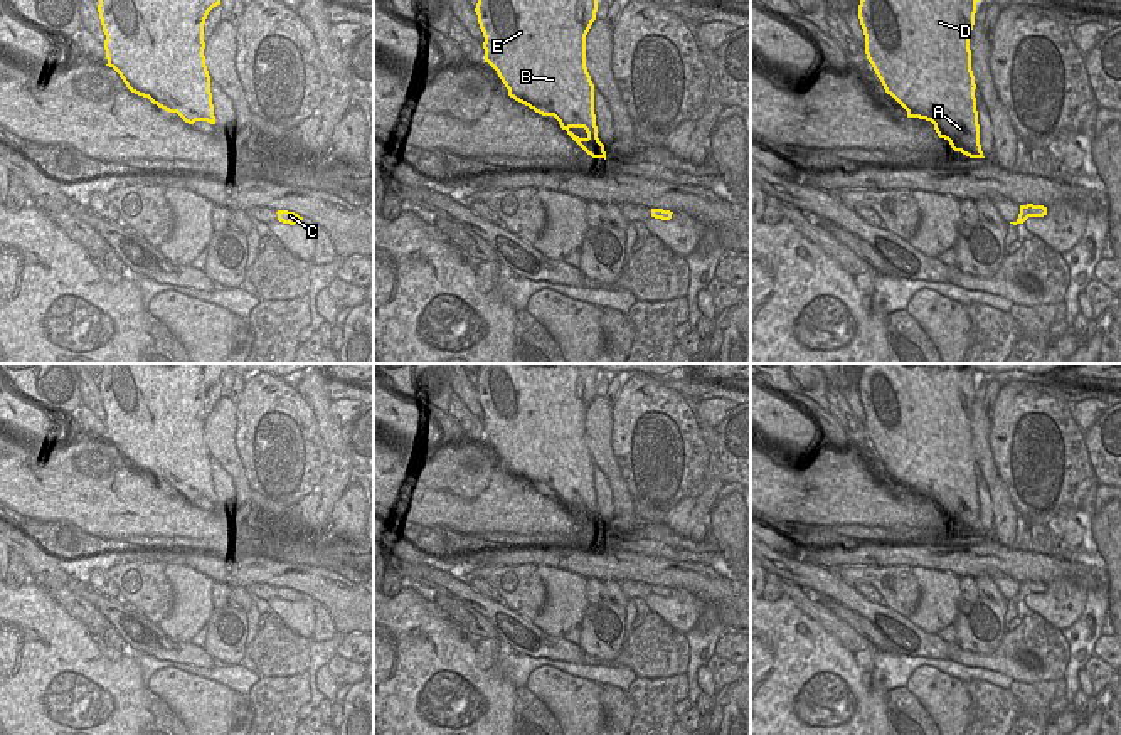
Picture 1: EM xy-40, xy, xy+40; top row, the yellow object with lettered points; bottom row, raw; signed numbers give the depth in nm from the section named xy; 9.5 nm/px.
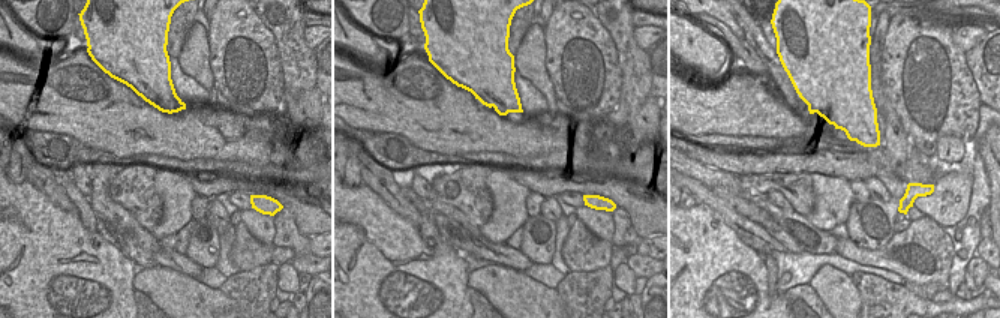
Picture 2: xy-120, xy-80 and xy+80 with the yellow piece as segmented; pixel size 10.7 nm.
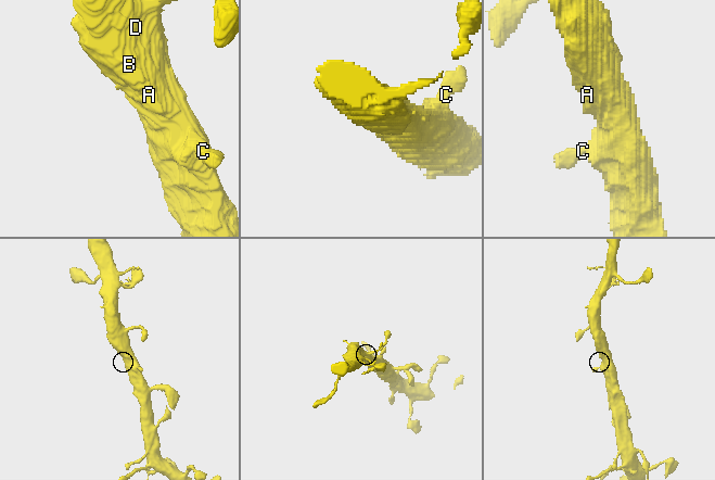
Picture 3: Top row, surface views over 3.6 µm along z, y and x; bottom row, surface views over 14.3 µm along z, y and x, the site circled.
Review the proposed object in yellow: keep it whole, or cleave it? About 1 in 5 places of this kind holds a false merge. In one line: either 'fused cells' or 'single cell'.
single cell

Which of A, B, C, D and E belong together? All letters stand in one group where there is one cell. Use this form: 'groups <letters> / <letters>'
groups A B C D E

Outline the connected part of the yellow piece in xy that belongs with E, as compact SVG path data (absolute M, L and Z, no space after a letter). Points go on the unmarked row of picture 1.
M480 363L475 389L485 414L485 439L497 447L508 473L542 493L554 493L587 531L606 537L604 521L598 515L594 461L586 444L586 412L603 373L599 363Z

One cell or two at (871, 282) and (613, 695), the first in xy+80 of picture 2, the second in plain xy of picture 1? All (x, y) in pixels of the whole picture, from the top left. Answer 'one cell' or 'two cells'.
one cell

